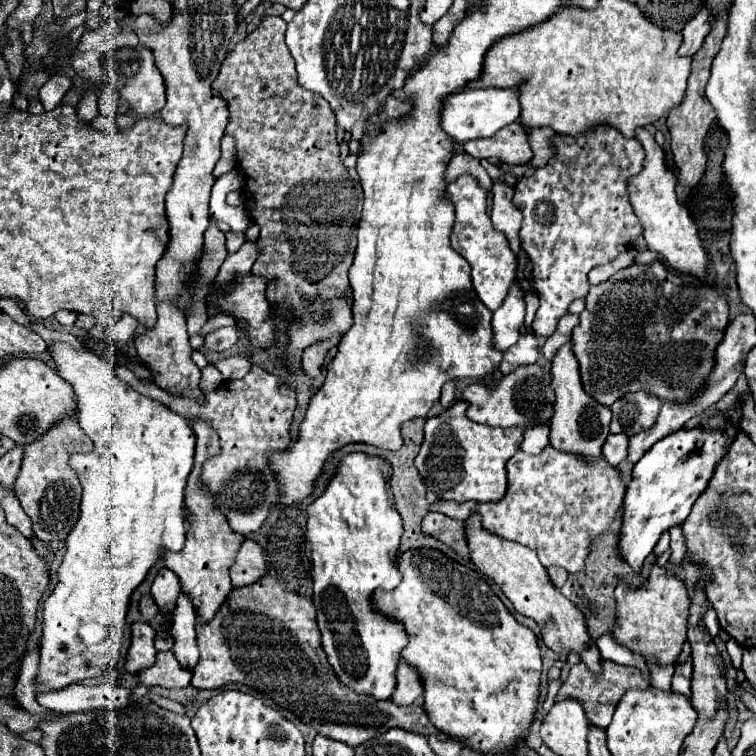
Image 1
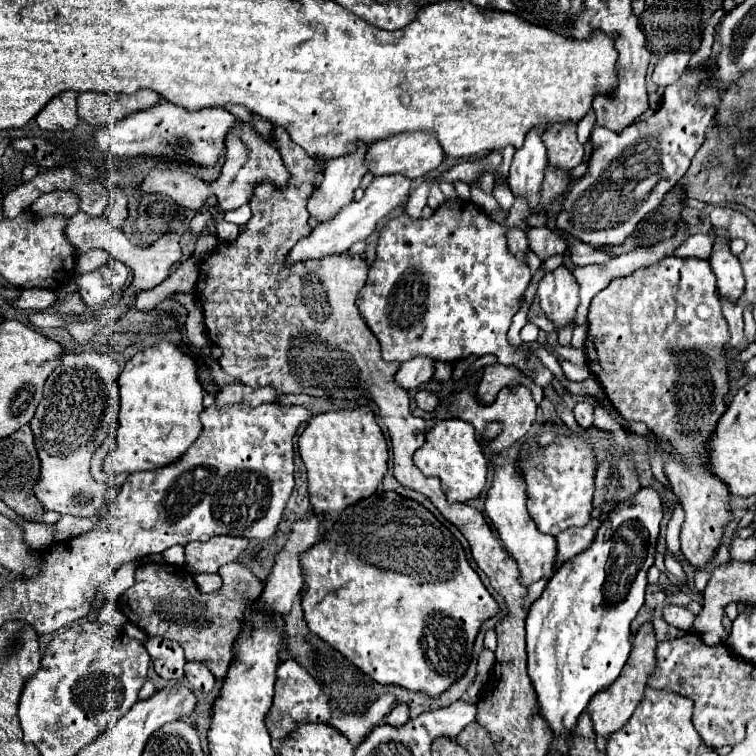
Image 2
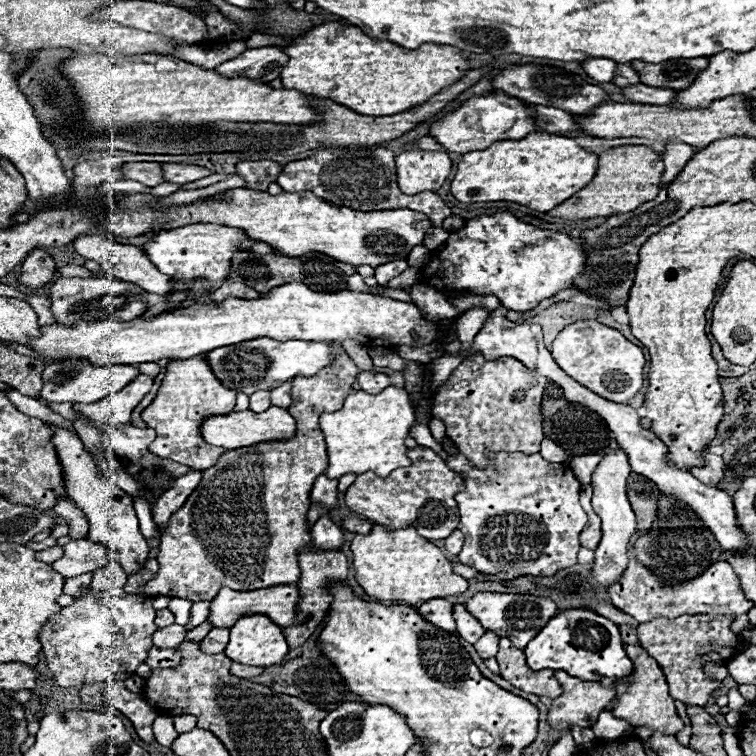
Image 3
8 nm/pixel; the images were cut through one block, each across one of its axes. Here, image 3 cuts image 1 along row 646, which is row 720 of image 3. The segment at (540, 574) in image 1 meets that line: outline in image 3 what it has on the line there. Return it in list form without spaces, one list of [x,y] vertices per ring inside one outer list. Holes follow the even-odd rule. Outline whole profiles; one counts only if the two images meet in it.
[[[556,670],[556,678],[562,684],[564,694],[554,698],[548,710],[548,722],[554,730],[568,726],[594,726],[600,712],[616,696],[616,690],[610,686],[602,686],[600,682],[584,682],[564,674],[562,670]]]

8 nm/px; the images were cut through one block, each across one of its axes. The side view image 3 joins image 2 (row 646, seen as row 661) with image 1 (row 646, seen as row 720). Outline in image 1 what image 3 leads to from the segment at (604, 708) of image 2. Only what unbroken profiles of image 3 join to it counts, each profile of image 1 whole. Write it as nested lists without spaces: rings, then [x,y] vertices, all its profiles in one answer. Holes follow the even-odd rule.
[[[654,564],[644,586],[640,586],[638,590],[624,592],[624,580],[620,580],[614,594],[616,594],[616,626],[614,626],[616,640],[628,646],[632,652],[642,654],[646,660],[656,658],[660,666],[674,664],[682,650],[682,644],[686,642],[688,630],[690,598],[682,578],[676,572]]]

